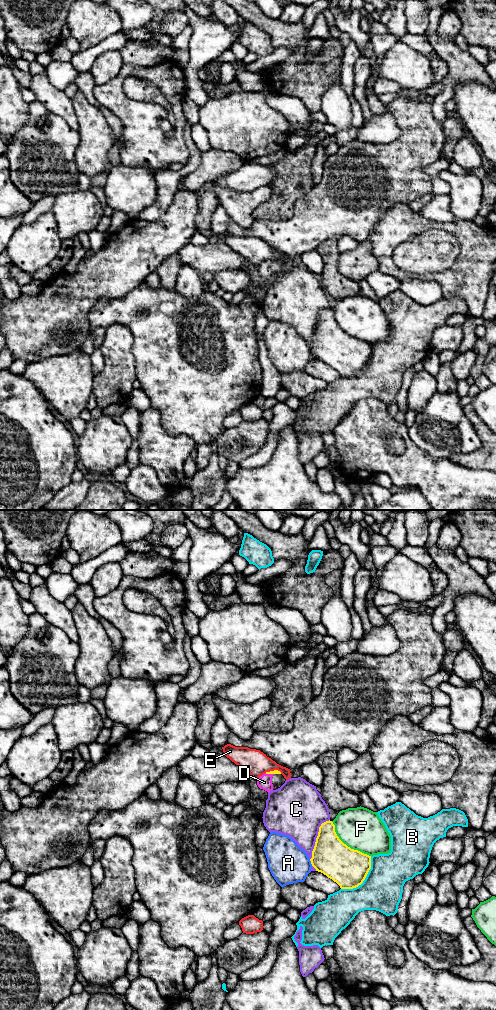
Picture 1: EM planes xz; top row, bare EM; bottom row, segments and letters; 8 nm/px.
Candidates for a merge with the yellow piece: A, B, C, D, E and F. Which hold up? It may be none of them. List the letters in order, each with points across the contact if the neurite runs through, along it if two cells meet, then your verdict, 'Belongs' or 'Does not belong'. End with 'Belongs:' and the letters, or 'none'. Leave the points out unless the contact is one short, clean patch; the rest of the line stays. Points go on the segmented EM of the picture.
A: Does not belong
B: Does not belong
C: Does not belong
D: Path across: xz (275, 771), (269, 773), (264, 782). Belongs
E: Boundary: xz (265, 772), (278, 770), (281, 773). Does not belong
F: Does not belong
Belongs: D

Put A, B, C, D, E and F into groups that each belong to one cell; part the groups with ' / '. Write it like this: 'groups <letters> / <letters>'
groups A / B / C / D / E / F

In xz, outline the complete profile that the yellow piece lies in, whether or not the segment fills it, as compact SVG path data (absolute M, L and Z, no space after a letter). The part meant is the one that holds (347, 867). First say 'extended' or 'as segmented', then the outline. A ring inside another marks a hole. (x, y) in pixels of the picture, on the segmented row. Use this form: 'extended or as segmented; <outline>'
as segmented; M330 820L319 827L310 861L316 871L332 879L341 889L358 887L371 869L371 856L344 844Z

